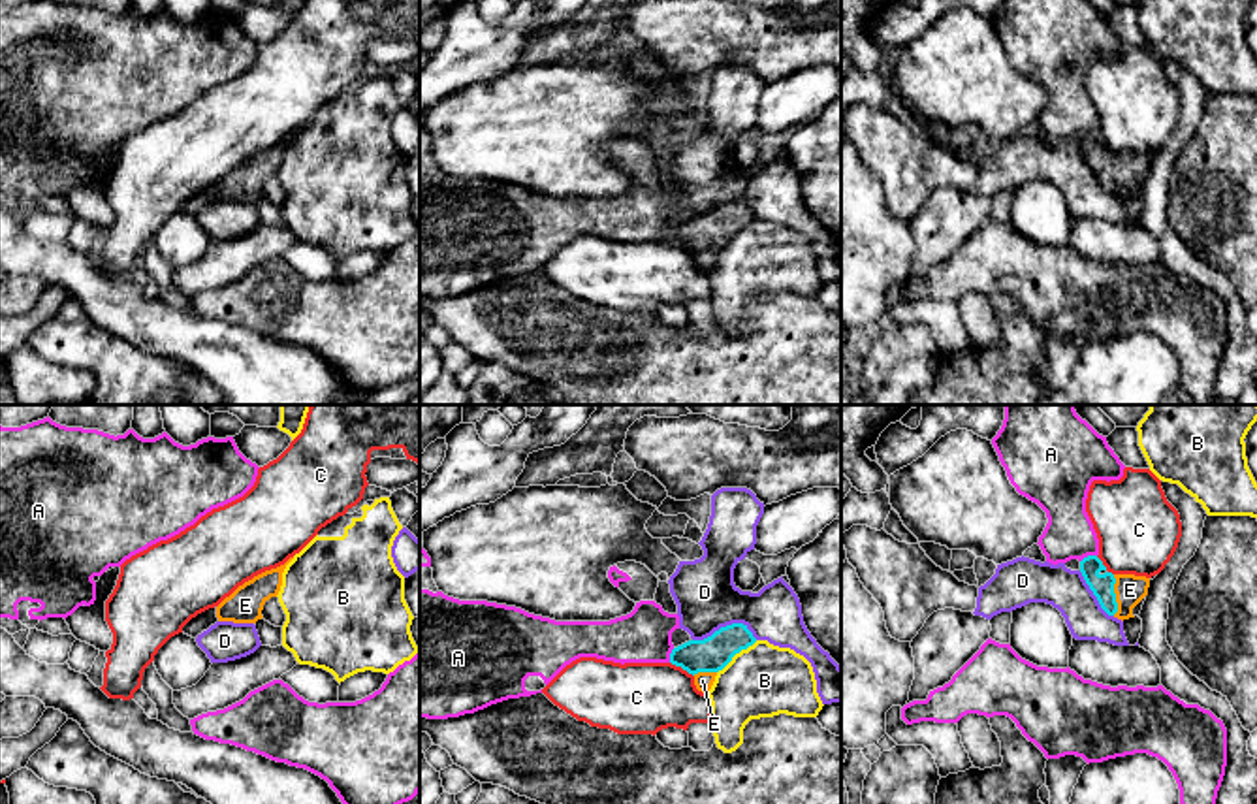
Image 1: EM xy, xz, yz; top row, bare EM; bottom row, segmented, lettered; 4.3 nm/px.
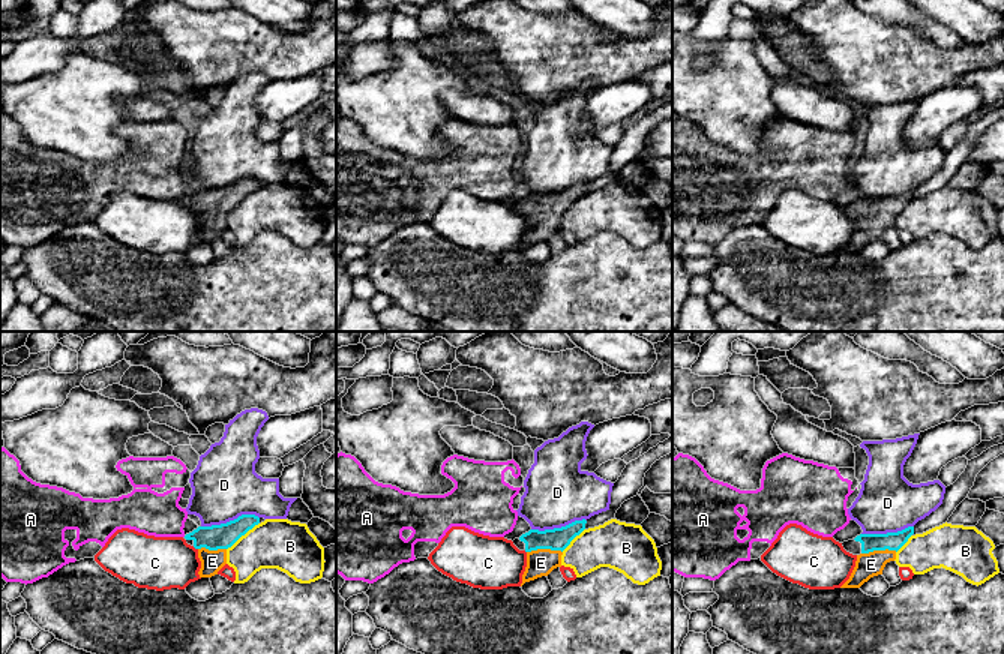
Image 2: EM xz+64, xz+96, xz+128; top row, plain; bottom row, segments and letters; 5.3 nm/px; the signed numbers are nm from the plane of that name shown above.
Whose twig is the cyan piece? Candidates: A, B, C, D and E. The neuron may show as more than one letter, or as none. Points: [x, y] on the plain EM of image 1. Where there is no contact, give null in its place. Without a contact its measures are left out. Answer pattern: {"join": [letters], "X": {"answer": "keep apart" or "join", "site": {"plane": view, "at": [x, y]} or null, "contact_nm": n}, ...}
{"join": ["E"], "A": {"answer": "keep apart", "site": {"plane": "yz", "at": [1088, 134]}, "contact_nm": 80}, "B": {"answer": "keep apart", "site": {"plane": "xz", "at": [736, 230]}, "contact_nm": 220}, "C": {"answer": "keep apart", "site": {"plane": "xz", "at": [682, 245]}, "contact_nm": 120}, "D": {"answer": "keep apart", "site": {"plane": "xz", "at": [727, 204]}, "contact_nm": 280}, "E": {"answer": "join", "site": {"plane": "yz", "at": [1114, 174]}, "contact_nm": 180}}

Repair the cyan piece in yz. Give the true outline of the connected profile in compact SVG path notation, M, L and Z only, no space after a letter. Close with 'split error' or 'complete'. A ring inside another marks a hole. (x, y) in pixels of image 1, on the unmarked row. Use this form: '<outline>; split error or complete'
M1097 134L1084 136L1080 139L1080 151L1101 186L1122 200L1135 196L1133 186L1148 173L1150 156L1112 153Z; split error

